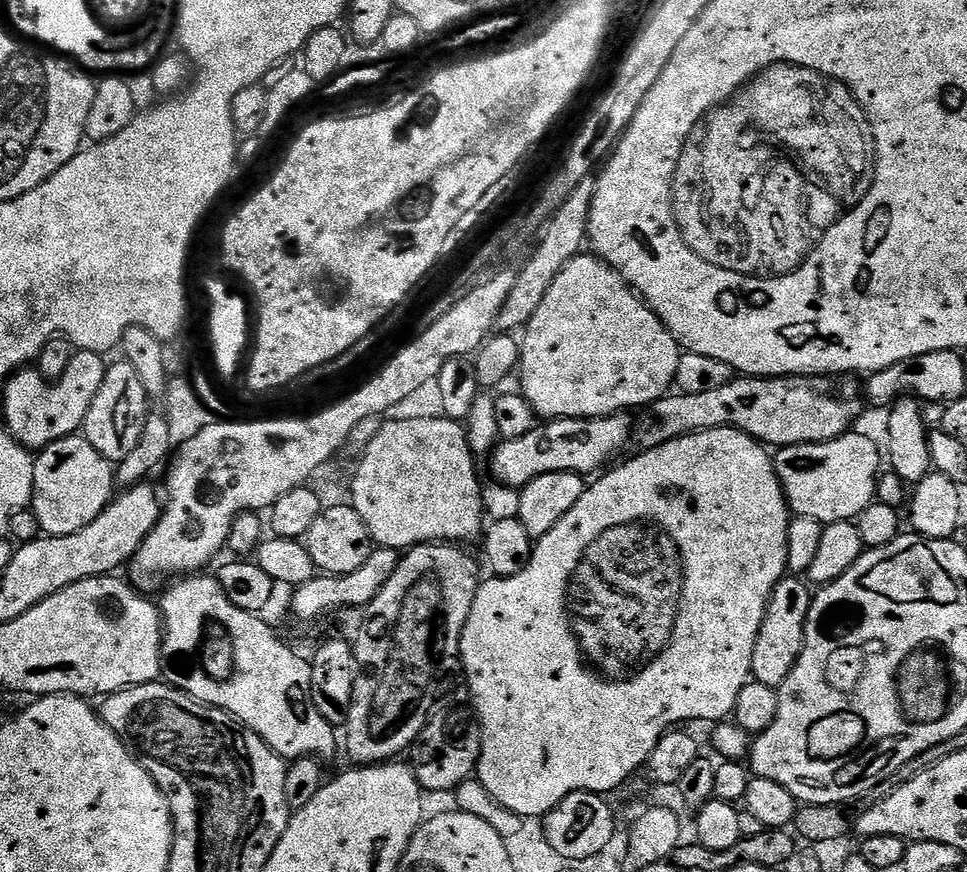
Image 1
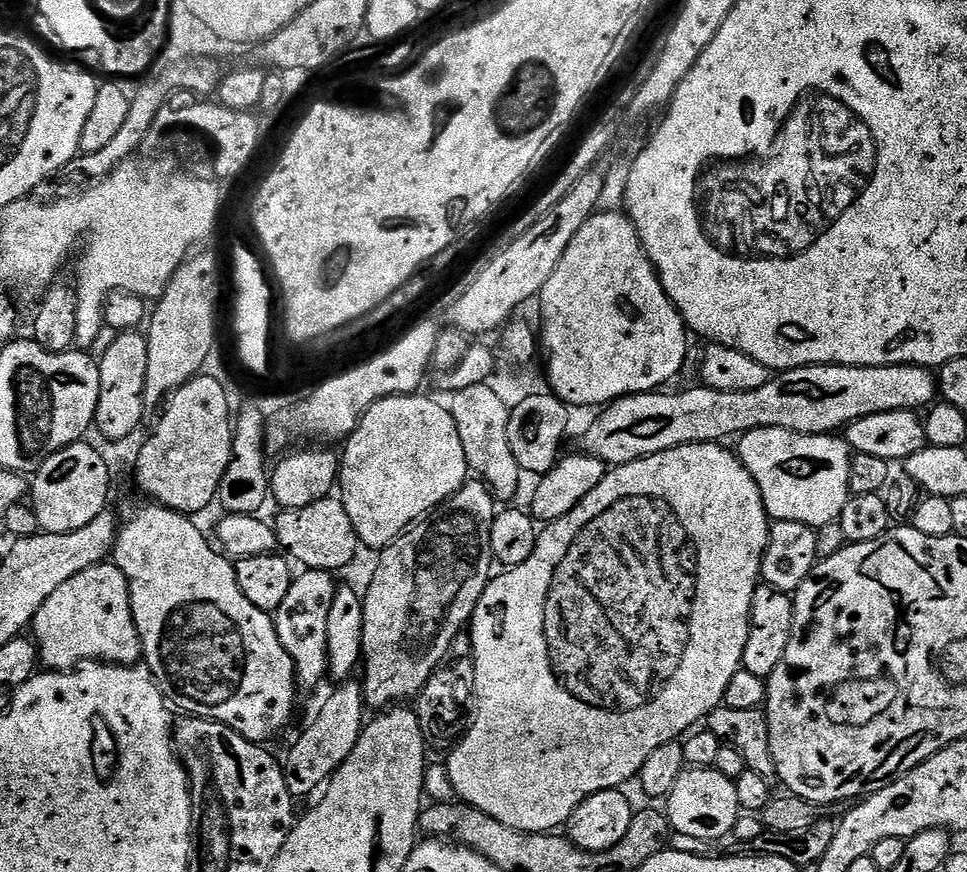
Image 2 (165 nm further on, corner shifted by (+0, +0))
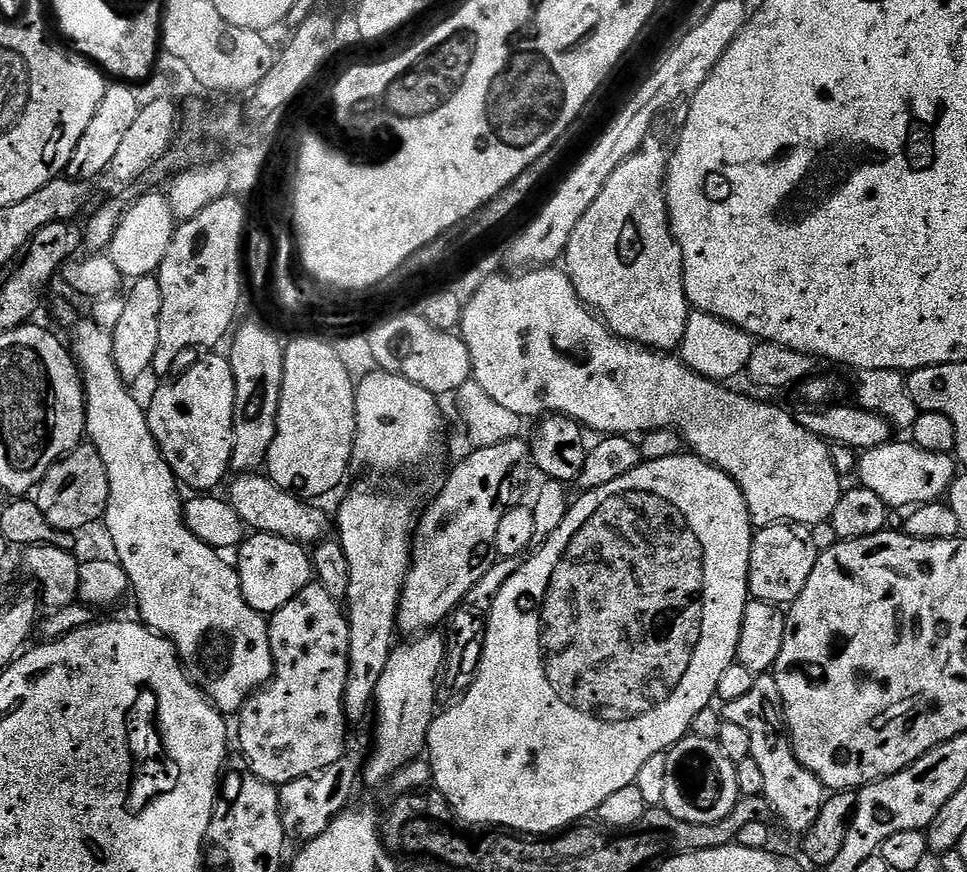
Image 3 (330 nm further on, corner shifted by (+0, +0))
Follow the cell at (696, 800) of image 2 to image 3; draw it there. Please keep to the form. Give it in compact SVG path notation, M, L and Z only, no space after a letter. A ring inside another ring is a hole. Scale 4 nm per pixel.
M691 734L681 738L673 748L664 753L666 758L666 794L663 808L682 822L709 824L726 818L740 801L736 765L722 754L722 750L710 738L698 738Z

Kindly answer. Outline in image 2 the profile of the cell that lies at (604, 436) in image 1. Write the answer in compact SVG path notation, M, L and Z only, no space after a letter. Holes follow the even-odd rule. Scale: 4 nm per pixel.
M811 364L805 368L792 368L789 372L782 372L773 375L770 382L766 382L766 386L762 386L758 390L750 390L749 392L723 392L722 390L714 390L697 386L689 392L680 392L677 396L663 396L663 391L640 392L637 396L624 396L621 400L614 400L611 404L603 409L604 412L592 425L588 428L588 433L584 436L584 444L591 455L597 456L599 460L604 461L608 466L619 466L629 464L635 460L641 460L647 456L653 456L659 452L665 452L671 448L677 448L683 444L715 444L717 442L727 441L727 436L739 438L745 432L753 432L759 428L781 428L782 430L790 430L798 434L806 434L807 436L826 436L829 434L839 433L841 430L847 429L848 425L853 424L861 418L870 418L870 414L886 414L890 410L924 410L929 407L937 399L938 396L938 376L935 371L927 368L920 368L917 364L891 364L885 368L859 368L858 366L846 366L845 364Z

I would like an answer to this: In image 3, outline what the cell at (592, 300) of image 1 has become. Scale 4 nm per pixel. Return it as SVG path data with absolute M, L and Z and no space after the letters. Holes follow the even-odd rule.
M649 138L640 151L626 158L626 162L610 174L606 186L602 186L602 194L594 198L594 206L590 206L574 226L562 264L580 303L595 310L612 335L654 348L657 352L671 353L679 349L682 334L686 332L690 305L684 293L680 247L668 227L664 206L663 178L670 152L667 147L664 149L662 141L656 139Z

